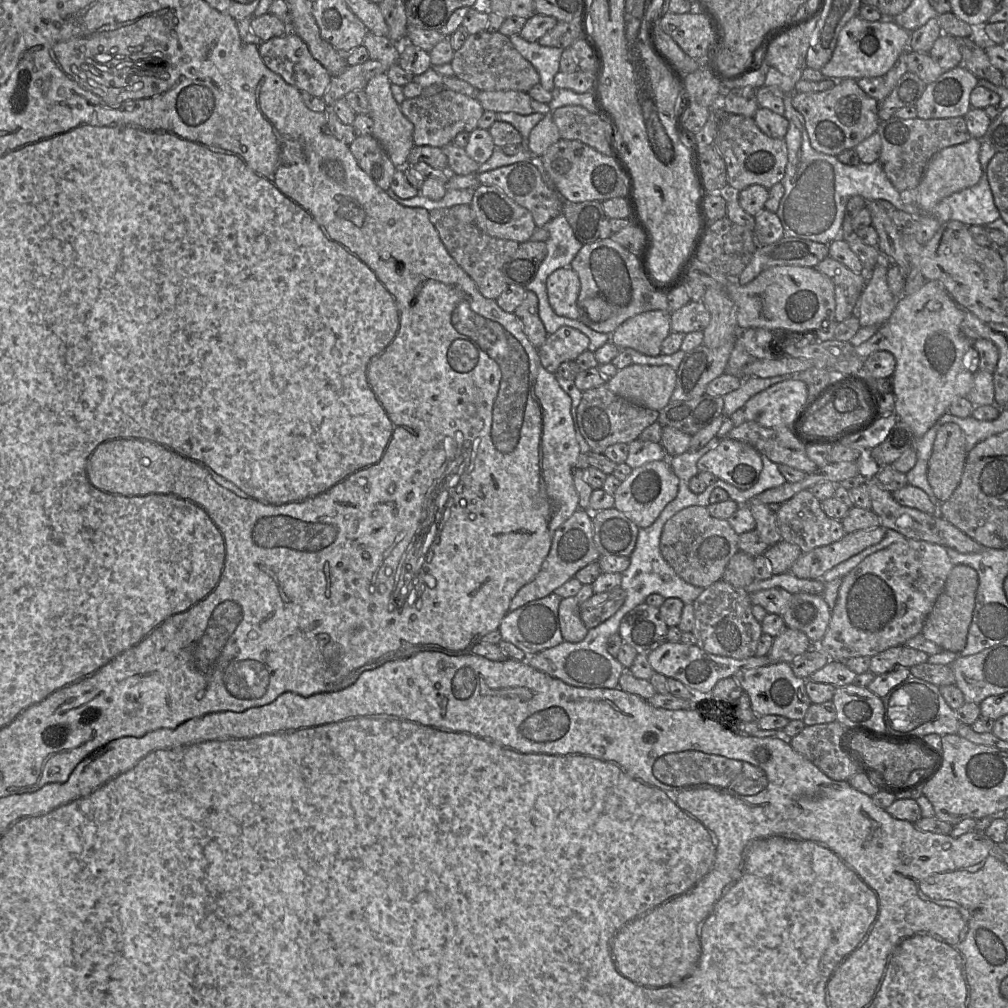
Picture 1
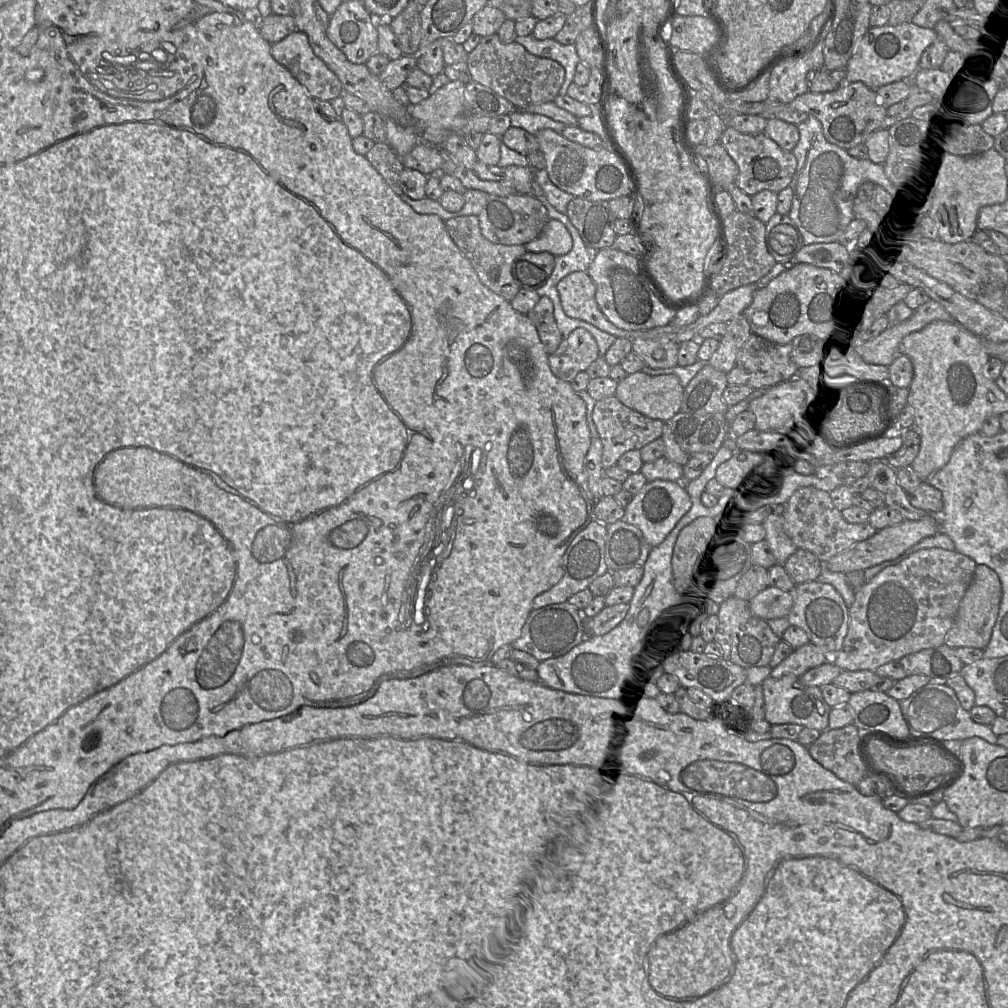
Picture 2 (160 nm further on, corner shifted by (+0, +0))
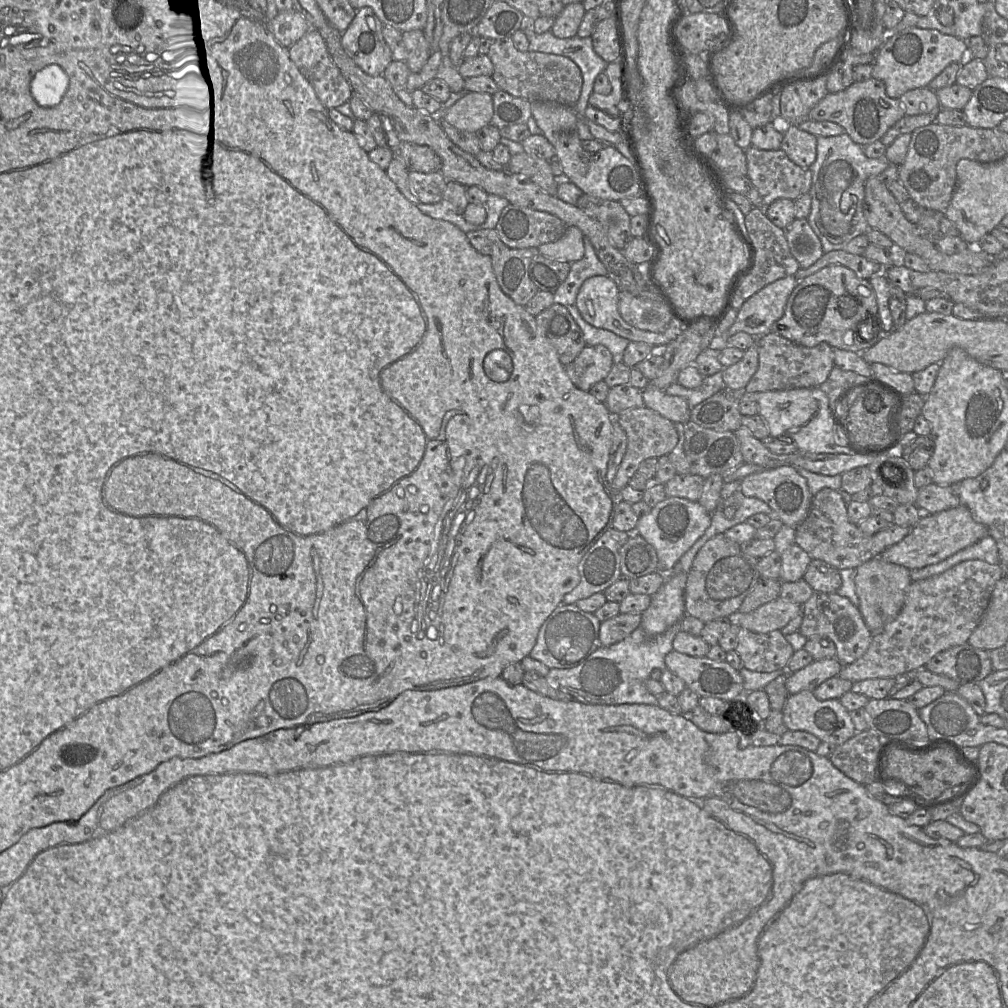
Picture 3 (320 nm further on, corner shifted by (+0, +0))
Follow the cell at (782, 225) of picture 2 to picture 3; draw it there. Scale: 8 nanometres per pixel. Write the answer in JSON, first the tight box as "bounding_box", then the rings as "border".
{"bounding_box":[783,219,824,268],"border":[[[794,219],[783,230],[790,252],[800,268],[809,268],[824,254],[821,242],[807,219]]]}

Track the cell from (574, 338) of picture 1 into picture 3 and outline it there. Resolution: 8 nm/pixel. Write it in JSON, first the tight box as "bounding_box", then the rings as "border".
{"bounding_box":[565,345,613,392],"border":[[[587,345],[565,366],[565,371],[577,388],[589,392],[594,384],[604,381],[613,364],[613,357],[606,347]]]}

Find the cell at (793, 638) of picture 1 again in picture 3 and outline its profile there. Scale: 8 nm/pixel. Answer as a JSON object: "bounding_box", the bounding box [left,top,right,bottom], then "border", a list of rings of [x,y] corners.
{"bounding_box":[787,658,842,695],"border":[[[836,658],[813,660],[804,668],[788,673],[787,692],[793,695],[803,690],[812,691],[825,680],[838,676],[842,666]]]}

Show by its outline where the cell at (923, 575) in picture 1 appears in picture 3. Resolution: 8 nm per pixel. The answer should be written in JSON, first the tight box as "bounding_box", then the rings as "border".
{"bounding_box":[838,560,1004,683],"border":[[[967,560],[937,576],[912,581],[900,613],[881,632],[872,635],[866,652],[853,663],[843,665],[838,676],[853,683],[894,678],[925,667],[942,651],[967,643],[989,605],[995,584],[1004,576],[1001,565]]]}

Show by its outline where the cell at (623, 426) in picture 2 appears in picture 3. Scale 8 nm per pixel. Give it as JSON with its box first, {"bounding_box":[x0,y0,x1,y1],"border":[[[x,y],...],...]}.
{"bounding_box":[612,407,679,491],"border":[[[646,407],[625,410],[615,416],[615,421],[627,437],[627,448],[612,482],[612,487],[620,491],[628,486],[629,480],[643,460],[669,455],[679,442],[679,434],[674,422]]]}

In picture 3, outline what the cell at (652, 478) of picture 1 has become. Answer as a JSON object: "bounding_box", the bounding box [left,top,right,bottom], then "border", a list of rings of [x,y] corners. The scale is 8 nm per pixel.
{"bounding_box":[635,497,711,574],"border":[[[667,497],[648,514],[638,518],[635,532],[650,543],[658,557],[658,569],[663,574],[672,572],[681,557],[701,539],[711,524],[711,516],[698,502],[679,497]]]}

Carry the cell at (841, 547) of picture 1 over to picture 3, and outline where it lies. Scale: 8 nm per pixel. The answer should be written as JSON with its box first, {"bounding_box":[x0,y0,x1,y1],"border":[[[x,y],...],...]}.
{"bounding_box":[879,504,989,571],"border":[[[960,504],[948,510],[922,516],[903,540],[885,549],[879,558],[904,566],[910,571],[917,570],[942,562],[986,536],[989,536],[987,527],[977,522],[970,510]]]}

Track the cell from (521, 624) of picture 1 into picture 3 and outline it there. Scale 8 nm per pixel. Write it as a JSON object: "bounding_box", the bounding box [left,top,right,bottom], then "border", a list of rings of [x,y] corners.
{"bounding_box":[529,604,601,669],"border":[[[561,604],[542,624],[529,657],[540,661],[549,669],[574,667],[601,646],[600,624],[594,614],[579,609],[575,604]]]}

